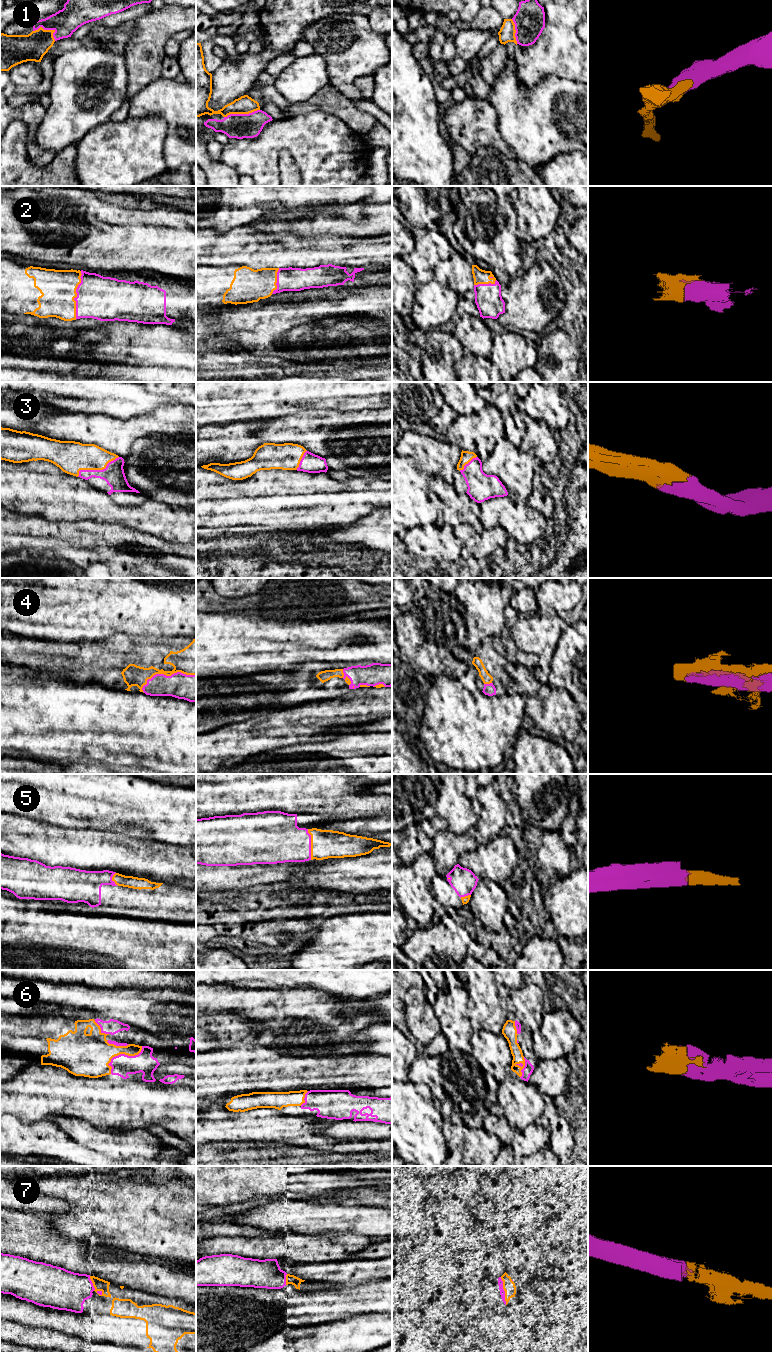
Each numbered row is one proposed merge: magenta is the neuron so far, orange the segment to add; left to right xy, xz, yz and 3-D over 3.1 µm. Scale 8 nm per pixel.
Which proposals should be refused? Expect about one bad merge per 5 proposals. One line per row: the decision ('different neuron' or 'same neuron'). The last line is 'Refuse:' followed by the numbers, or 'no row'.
1: same neuron
2: same neuron
3: same neuron
4: same neuron
5: same neuron
6: same neuron
7: same neuron
Refuse: no row

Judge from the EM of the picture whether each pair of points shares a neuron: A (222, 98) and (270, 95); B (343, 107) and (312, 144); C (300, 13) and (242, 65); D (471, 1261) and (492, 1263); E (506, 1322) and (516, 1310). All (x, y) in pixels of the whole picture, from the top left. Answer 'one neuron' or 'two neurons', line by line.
A: two neurons
B: two neurons
C: one neuron
D: two neurons
E: two neurons

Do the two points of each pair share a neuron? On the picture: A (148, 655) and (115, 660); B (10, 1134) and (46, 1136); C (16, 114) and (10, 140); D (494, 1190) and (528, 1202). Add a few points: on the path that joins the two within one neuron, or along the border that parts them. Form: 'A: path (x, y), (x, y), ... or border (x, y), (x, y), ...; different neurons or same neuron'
A: path (140, 656), (123, 656); same neuron
B: path (19, 1135), (37, 1135); same neuron
C: border (11, 121), (23, 123), (27, 131), (26, 141); different neurons
D: path (502, 1190), (514, 1191), (520, 1197); same neuron

